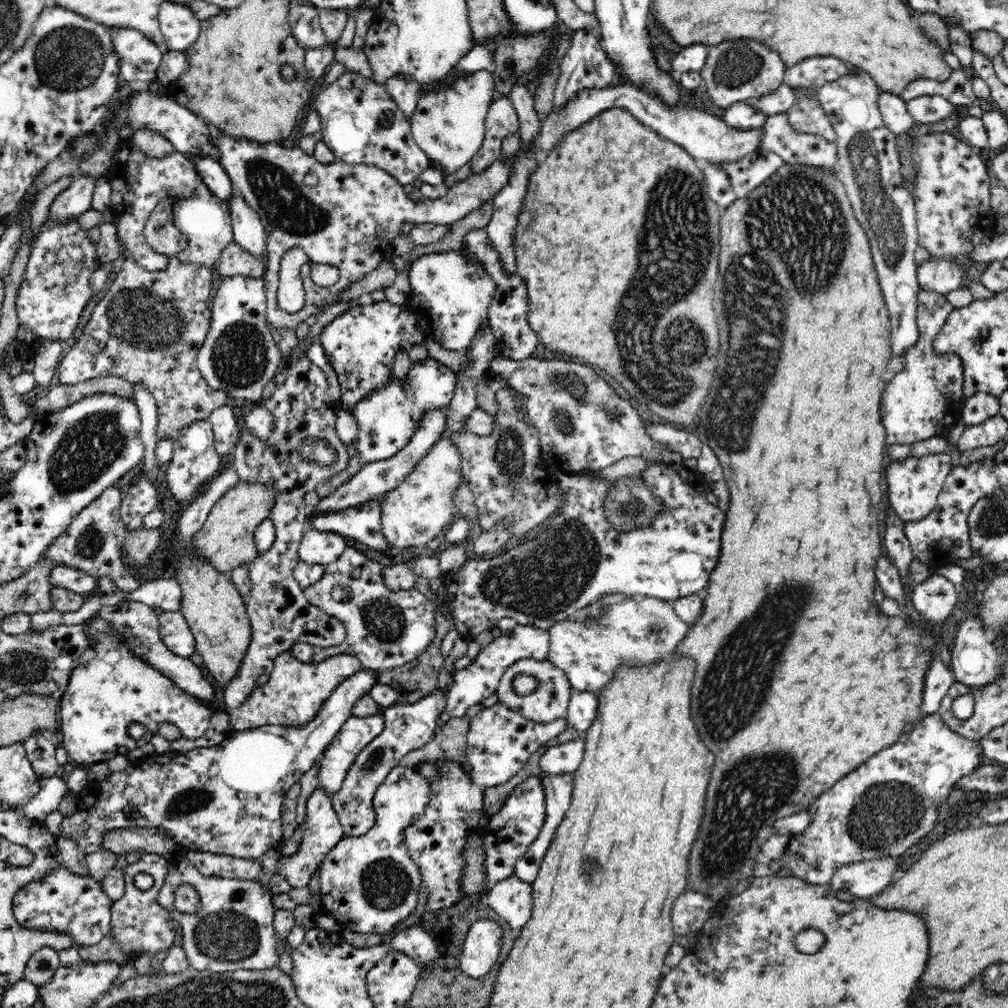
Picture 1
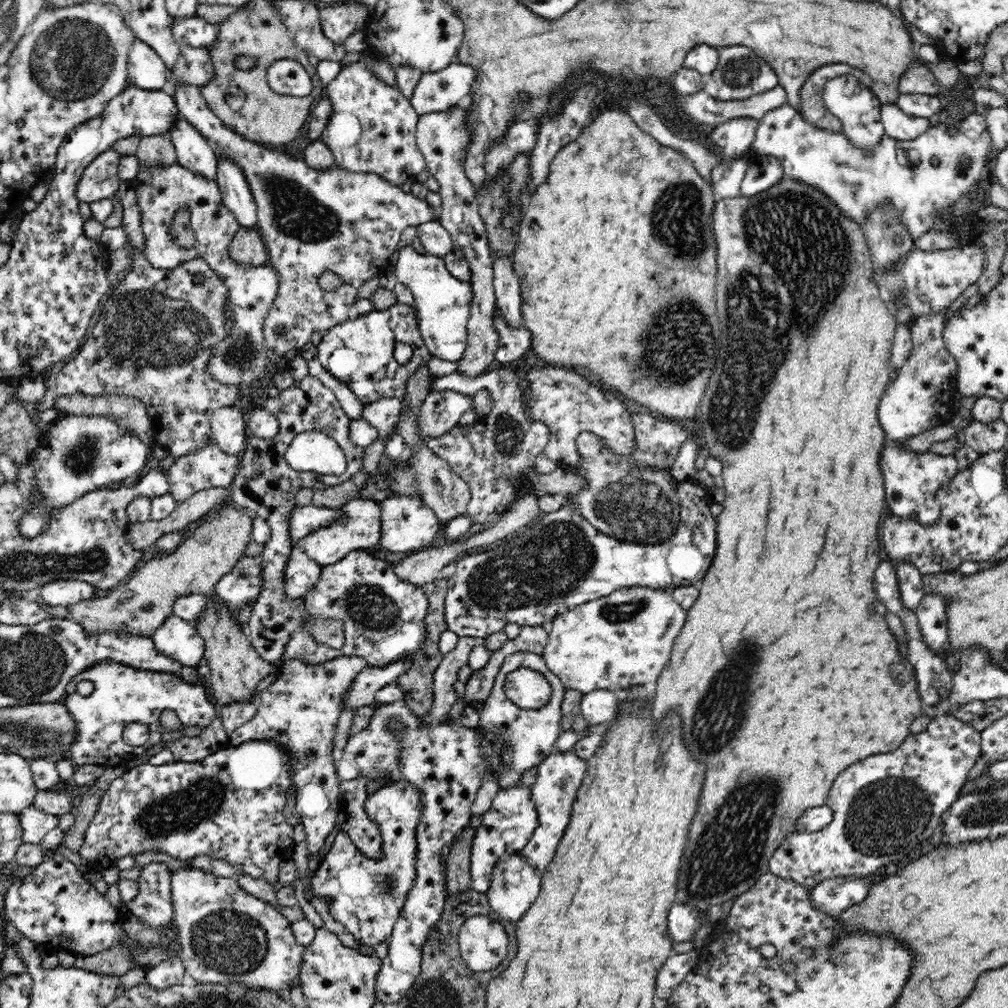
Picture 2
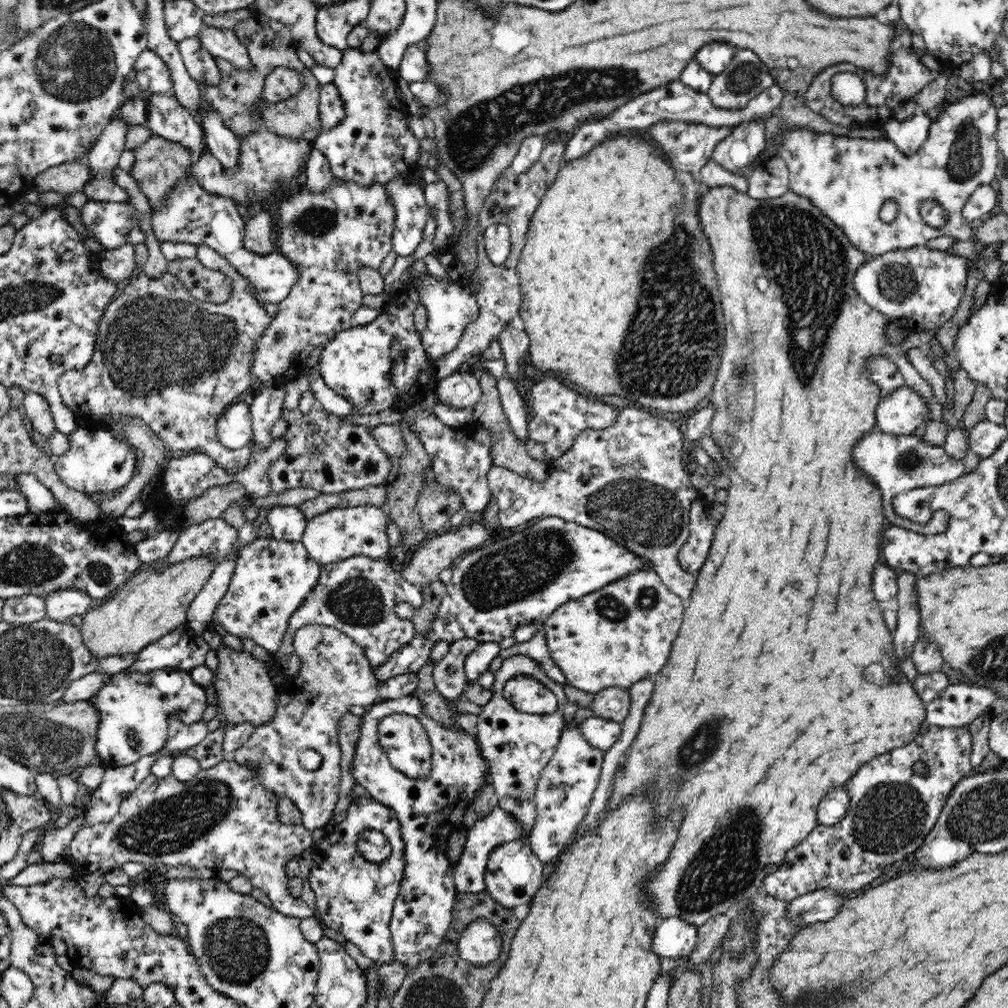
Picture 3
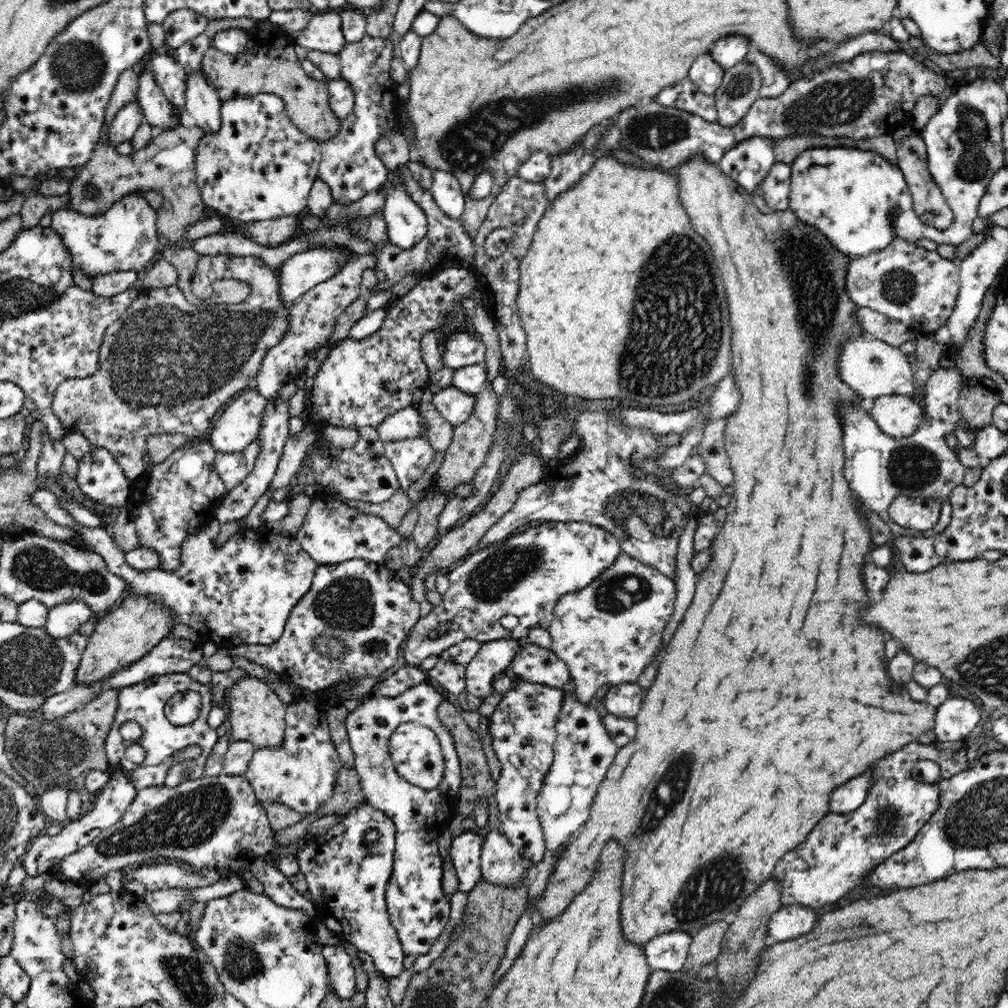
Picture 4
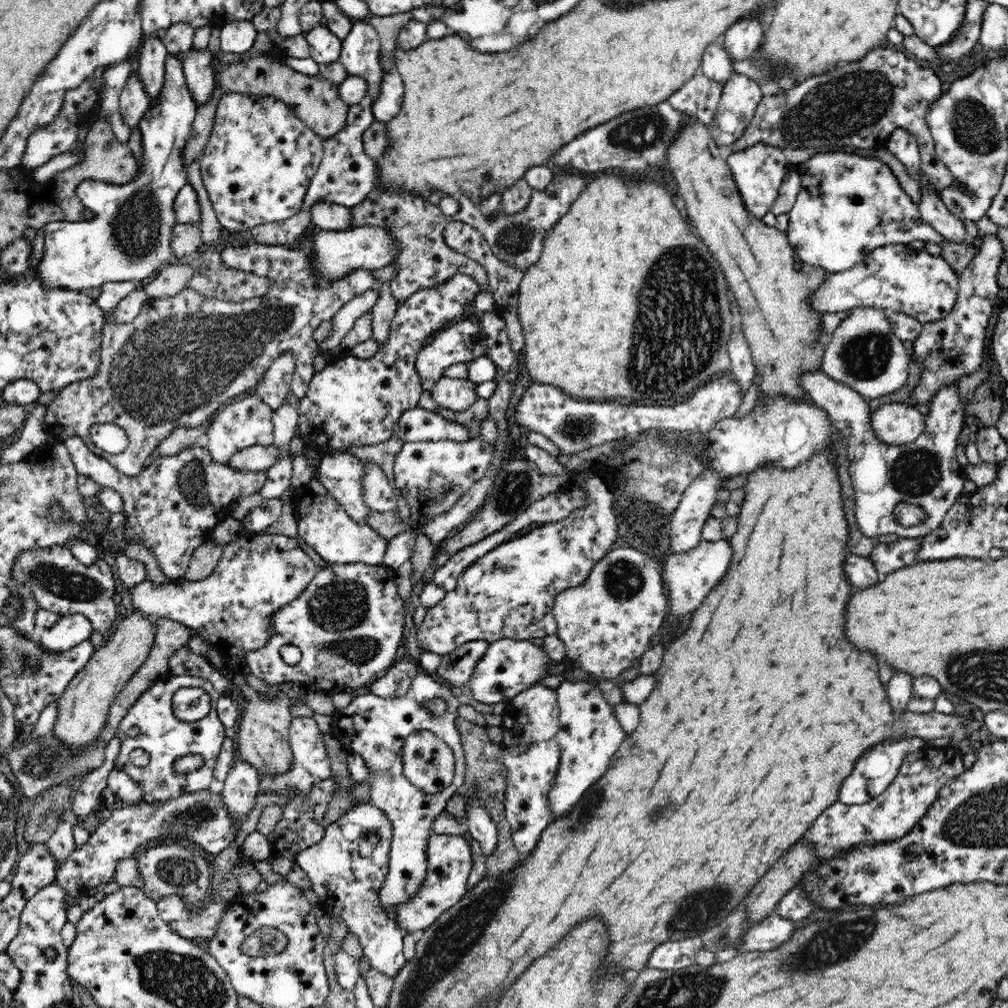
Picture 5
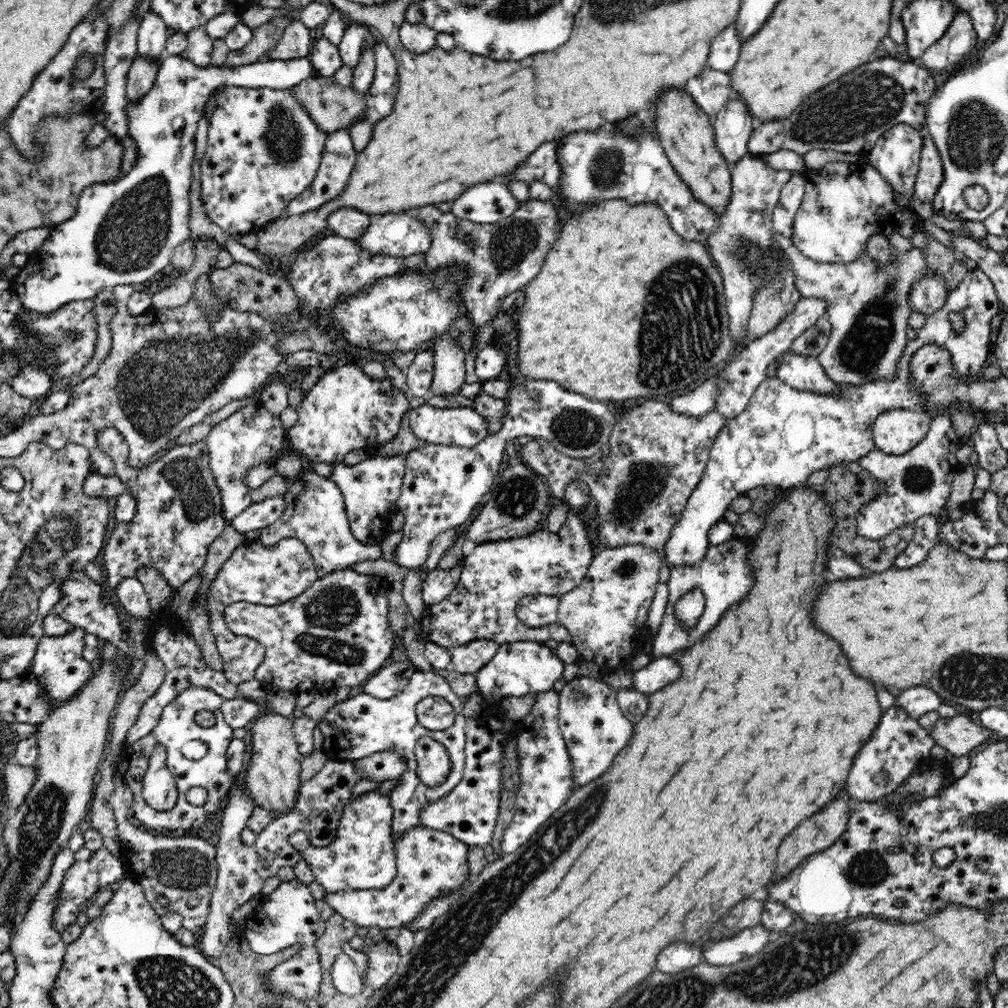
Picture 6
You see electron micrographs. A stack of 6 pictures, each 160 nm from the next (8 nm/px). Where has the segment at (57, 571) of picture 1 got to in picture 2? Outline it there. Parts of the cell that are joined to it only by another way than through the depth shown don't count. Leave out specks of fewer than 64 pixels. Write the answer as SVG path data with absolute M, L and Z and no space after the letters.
M54 580L44 584L39 590L41 599L48 606L70 606L76 602L90 599L96 589L78 580Z

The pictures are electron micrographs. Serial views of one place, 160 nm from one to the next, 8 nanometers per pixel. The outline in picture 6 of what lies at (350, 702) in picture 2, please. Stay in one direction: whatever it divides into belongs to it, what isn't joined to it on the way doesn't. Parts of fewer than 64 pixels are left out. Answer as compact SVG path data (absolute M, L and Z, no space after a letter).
M570 481L565 488L564 501L571 510L566 513L564 526L558 532L538 530L528 536L508 540L477 543L471 554L463 555L461 575L453 591L437 605L430 605L420 618L422 640L441 647L459 647L474 640L486 639L499 645L548 639L570 643L564 625L532 628L522 624L515 608L528 595L562 596L580 586L594 558L588 540L582 510L590 502L589 486L582 481Z

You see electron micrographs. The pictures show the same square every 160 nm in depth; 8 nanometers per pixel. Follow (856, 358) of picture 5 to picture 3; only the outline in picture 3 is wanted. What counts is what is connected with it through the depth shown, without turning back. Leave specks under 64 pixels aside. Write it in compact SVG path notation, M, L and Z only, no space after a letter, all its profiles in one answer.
M874 355L867 360L865 368L870 371L872 383L880 387L882 396L905 386L902 374L896 363L884 355Z

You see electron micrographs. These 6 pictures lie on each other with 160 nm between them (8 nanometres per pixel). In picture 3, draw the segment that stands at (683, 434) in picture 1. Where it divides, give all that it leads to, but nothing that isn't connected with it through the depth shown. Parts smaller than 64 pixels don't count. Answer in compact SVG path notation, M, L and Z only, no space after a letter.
M643 408L619 410L616 420L603 429L587 428L574 439L573 445L562 455L548 462L548 478L542 482L520 476L501 466L492 466L487 481L499 504L498 520L504 530L520 524L531 524L548 516L603 532L608 538L637 554L658 573L668 590L688 602L696 586L696 574L689 574L678 563L678 552L684 546L689 532L690 504L697 500L699 491L691 483L690 475L682 465L684 438L678 422L658 418Z

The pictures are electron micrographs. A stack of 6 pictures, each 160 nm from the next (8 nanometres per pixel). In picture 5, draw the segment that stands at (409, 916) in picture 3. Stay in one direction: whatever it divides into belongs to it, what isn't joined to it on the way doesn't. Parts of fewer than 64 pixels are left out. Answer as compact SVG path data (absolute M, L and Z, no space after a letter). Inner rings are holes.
M421 670L412 679L411 685L404 696L382 698L367 690L362 690L353 695L351 703L348 706L336 710L336 714L331 715L331 732L333 732L333 735L338 738L350 753L358 754L368 766L370 773L372 773L372 780L370 780L371 798L369 803L380 807L380 810L386 813L386 816L393 824L393 837L389 852L389 871L387 872L386 880L384 880L384 886L382 886L379 892L379 900L382 905L391 907L398 903L405 903L417 893L419 886L424 880L426 870L428 870L428 852L426 852L426 847L428 838L434 833L432 830L434 819L446 808L448 800L457 792L462 791L464 786L465 753L460 732L456 726L456 720L459 717L458 707L460 705L458 697L451 691L450 686L436 679L433 674L428 673L426 670ZM435 698L444 699L446 705L448 705L446 712L444 712L442 716L438 716L438 718L431 714L431 712L427 710L427 706L423 704L423 702ZM422 730L428 730L436 734L450 749L455 751L456 755L456 771L453 776L453 782L443 792L437 794L425 794L416 786L411 785L408 778L406 778L403 773L403 759L401 756L403 742L415 731Z

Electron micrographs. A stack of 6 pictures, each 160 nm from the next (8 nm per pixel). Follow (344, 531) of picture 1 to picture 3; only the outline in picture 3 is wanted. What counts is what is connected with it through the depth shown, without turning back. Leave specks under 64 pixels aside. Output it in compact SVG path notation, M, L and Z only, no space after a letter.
M277 505L268 510L266 522L270 523L276 540L300 541L306 531L306 517L296 506Z

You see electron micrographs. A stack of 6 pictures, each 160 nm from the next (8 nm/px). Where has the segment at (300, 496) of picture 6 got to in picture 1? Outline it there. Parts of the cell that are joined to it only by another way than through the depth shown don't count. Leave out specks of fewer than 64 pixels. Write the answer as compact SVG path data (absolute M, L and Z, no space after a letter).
M310 529L304 532L297 555L306 564L326 566L338 560L346 547L346 540L338 533Z

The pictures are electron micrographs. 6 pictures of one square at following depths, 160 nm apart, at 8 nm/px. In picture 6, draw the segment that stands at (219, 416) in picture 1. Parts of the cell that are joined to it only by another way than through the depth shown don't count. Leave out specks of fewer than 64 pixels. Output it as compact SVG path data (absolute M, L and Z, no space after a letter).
M261 402L251 403L226 420L220 421L204 439L209 451L209 467L220 489L222 512L227 523L243 513L251 504L250 487L246 485L246 474L264 463L274 465L276 456L287 439L279 415L270 412Z

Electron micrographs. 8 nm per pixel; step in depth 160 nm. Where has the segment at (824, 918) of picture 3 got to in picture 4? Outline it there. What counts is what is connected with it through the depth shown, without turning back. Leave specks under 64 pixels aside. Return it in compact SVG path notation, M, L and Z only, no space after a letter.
M804 904L782 906L770 919L768 943L794 940L794 938L810 932L818 920L815 911L816 909L807 908Z

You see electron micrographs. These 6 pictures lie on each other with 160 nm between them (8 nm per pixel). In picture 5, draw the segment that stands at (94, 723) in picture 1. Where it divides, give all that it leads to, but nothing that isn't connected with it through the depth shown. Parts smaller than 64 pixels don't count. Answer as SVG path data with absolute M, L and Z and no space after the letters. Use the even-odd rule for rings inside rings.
M165 673L156 680L146 692L140 694L130 708L128 714L122 720L121 732L117 736L122 741L120 755L115 766L115 770L125 772L129 779L140 783L142 787L142 801L148 805L160 805L168 800L179 798L187 793L196 793L210 789L212 780L214 780L214 768L218 761L224 740L225 726L219 720L216 712L216 703L222 696L208 680L198 676L176 676L171 673ZM180 688L202 688L210 695L210 712L204 716L204 719L196 722L183 722L179 720L174 711L172 711L172 698L174 692ZM132 726L138 726L141 736L136 738L128 737L128 730ZM142 749L151 757L148 766L143 769L134 766L130 762L130 753L133 750ZM188 754L199 754L202 756L204 764L192 773L176 773L174 763L178 758Z

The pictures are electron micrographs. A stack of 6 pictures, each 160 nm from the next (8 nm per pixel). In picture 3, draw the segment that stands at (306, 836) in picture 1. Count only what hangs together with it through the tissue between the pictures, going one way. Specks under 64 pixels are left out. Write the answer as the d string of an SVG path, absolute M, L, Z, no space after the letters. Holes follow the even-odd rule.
M308 625L299 628L293 640L296 663L282 684L278 685L276 696L275 720L262 726L256 726L251 738L241 748L238 748L233 759L238 765L248 767L259 774L262 785L278 797L287 797L301 812L302 825L312 833L314 842L323 839L326 834L327 822L334 814L334 808L338 804L341 785L341 751L338 739L338 724L340 719L348 712L350 706L358 704L368 708L370 704L380 700L379 690L381 682L360 645L352 638L324 625ZM314 750L322 757L322 764L317 770L305 770L300 765L300 755L303 751Z

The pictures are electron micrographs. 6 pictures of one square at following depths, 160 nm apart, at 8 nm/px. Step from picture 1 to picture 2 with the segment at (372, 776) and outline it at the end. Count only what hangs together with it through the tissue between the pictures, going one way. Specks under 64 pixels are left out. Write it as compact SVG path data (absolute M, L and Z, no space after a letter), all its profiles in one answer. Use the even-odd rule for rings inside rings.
M459 637L457 645L446 654L443 654L440 664L433 674L434 702L428 714L420 716L425 724L440 724L449 720L450 708L457 702L454 684L458 680L458 670L466 666L472 648L477 645L472 637ZM360 776L340 784L340 803L337 822L346 831L359 852L376 861L383 858L382 835L378 825L368 818L364 805L369 795L367 778Z

